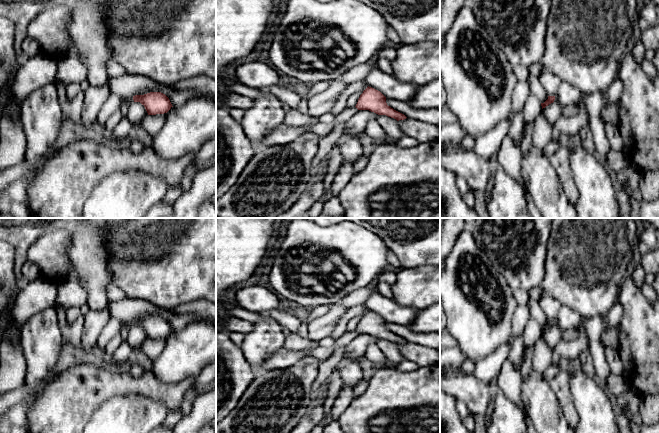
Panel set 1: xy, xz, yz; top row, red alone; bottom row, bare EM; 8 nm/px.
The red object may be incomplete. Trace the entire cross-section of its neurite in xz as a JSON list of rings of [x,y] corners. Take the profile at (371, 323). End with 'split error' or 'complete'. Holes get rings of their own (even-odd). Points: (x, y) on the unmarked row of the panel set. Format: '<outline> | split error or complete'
[[[368,310],[360,319],[355,331],[345,332],[341,337],[334,341],[334,344],[331,347],[322,347],[318,345],[310,351],[308,355],[313,356],[320,361],[326,360],[338,347],[346,347],[359,334],[369,334],[378,339],[386,339],[394,342],[397,345],[407,342],[404,338],[388,330],[386,321],[380,315]]] | split error

